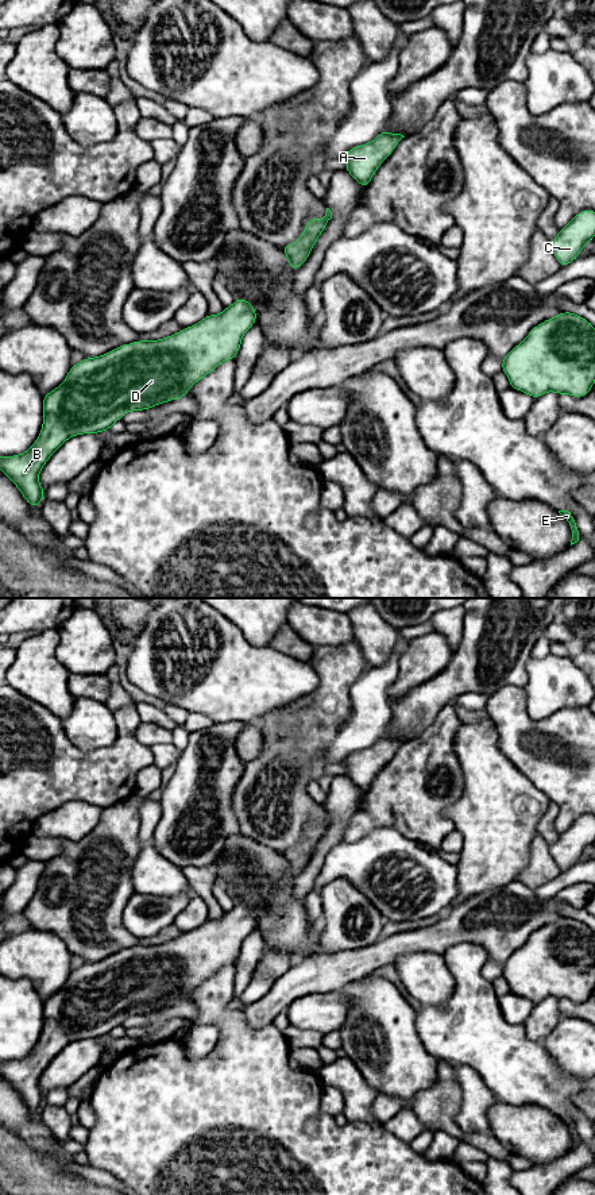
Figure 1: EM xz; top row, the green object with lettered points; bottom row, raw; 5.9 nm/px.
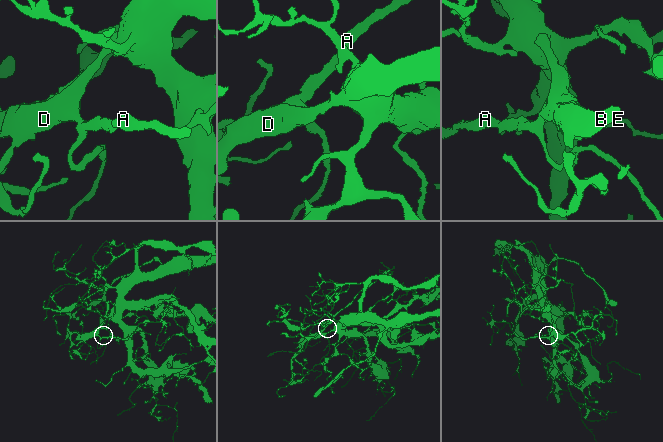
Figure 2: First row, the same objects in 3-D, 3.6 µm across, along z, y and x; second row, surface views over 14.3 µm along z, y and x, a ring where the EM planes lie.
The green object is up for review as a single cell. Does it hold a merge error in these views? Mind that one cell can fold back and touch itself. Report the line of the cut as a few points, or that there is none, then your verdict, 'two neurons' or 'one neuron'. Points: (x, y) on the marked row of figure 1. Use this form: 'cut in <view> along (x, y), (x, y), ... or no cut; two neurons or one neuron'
no cut; one neuron

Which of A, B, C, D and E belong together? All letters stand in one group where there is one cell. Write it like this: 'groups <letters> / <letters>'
groups A B C D E

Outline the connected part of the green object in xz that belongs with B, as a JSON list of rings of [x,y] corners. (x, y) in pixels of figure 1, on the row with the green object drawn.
[[[239,297],[220,315],[208,315],[171,336],[123,344],[101,356],[85,358],[72,365],[65,381],[43,396],[43,423],[38,439],[23,454],[0,456],[1,473],[15,483],[32,508],[38,506],[45,498],[39,473],[67,439],[108,431],[131,410],[147,410],[185,397],[201,378],[223,362],[236,358],[244,334],[255,323],[255,307]]]

